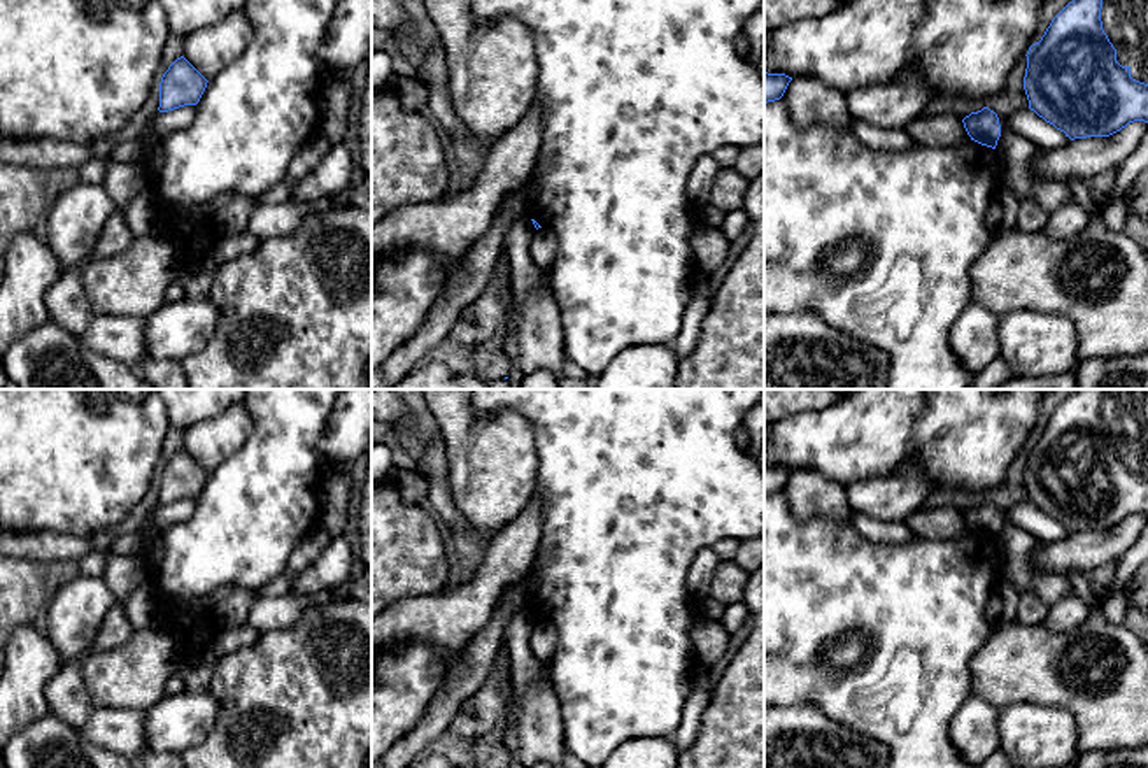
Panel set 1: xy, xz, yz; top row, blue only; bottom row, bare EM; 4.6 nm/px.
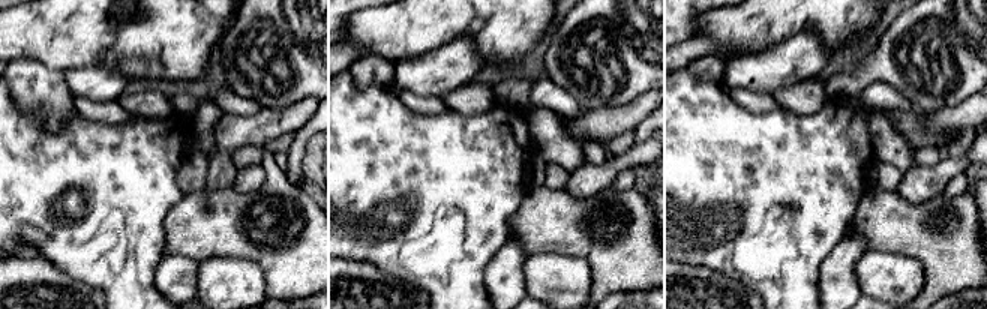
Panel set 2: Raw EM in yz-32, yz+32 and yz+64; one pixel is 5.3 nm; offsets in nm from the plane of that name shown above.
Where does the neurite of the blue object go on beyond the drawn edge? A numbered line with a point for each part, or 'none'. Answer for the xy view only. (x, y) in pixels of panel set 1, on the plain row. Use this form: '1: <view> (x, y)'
none

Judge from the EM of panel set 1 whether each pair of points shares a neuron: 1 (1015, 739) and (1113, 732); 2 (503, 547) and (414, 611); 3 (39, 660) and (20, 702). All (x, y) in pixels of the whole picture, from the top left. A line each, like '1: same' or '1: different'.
1: different
2: same
3: same

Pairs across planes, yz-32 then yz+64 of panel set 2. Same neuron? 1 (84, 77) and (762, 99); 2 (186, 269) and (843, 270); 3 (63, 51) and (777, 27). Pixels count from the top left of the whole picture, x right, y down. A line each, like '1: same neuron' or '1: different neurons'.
1: different neurons
2: same neuron
3: same neuron

